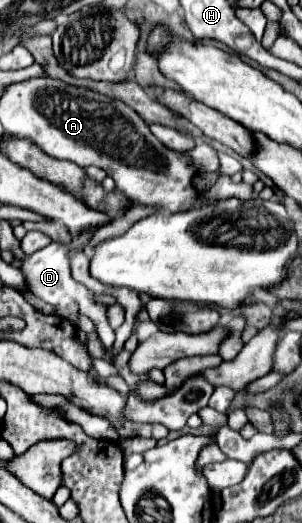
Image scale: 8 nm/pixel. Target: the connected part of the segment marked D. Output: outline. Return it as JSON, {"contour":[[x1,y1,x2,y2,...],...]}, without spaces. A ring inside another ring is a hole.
{"contour":[[86,232,86,234,80,236,80,240,78,240,76,244,70,244,70,246,62,246,62,244,58,244,58,242,52,242,52,244,48,244,46,248,42,248,42,250,30,254,24,262,20,262,18,268,20,268,20,272,24,274,28,288,30,288,38,298,42,298,44,302,56,306,56,308,58,308,58,316,68,318,68,316,70,316,72,312,76,312,76,308,78,308,80,314,88,316,88,318,94,322,94,326,96,326,96,330,98,330,98,338,102,340,102,344,104,344,106,348,112,348,112,344,114,344,114,330,110,328,108,318,106,318,108,306,104,306,104,304,92,300,88,288,86,288,84,284,78,284,76,280,72,280,72,276,70,276,68,250,74,248,74,246,82,248,82,246,88,242,88,238,90,238,90,234]]}

